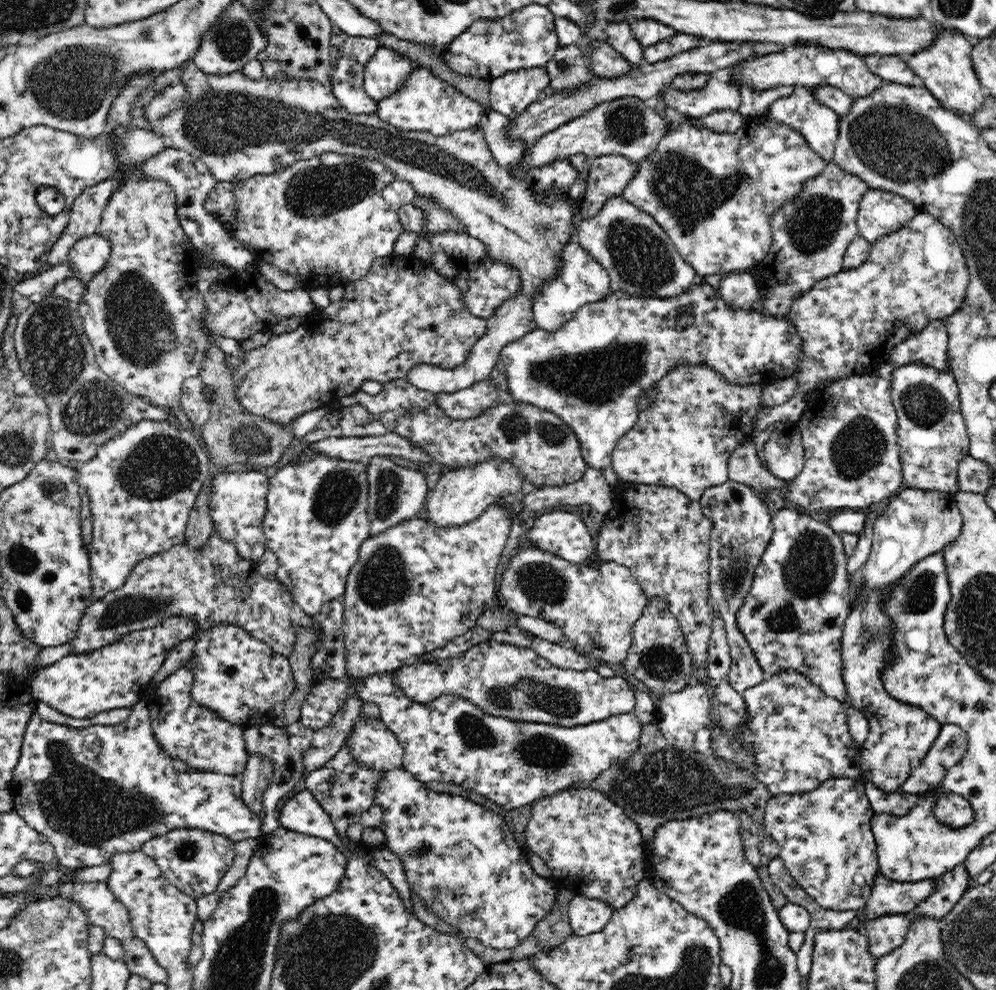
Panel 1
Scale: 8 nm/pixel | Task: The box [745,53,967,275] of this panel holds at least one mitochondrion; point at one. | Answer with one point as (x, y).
(893, 140)

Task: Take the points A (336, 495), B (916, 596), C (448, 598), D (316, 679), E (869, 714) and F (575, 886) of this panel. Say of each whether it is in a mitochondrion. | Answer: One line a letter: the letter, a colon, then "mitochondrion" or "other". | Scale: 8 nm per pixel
A: mitochondrion
B: mitochondrion
C: other
D: other
E: other
F: other

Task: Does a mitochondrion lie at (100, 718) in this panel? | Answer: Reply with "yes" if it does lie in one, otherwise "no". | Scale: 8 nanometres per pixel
no

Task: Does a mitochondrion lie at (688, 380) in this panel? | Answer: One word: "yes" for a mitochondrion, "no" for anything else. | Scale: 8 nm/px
yes

